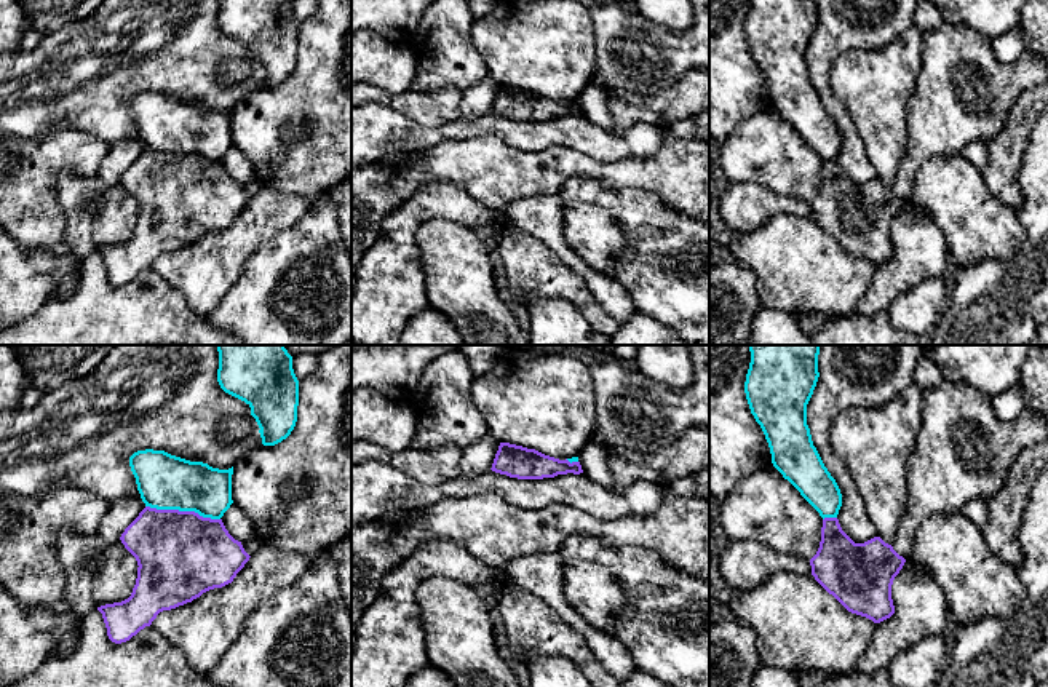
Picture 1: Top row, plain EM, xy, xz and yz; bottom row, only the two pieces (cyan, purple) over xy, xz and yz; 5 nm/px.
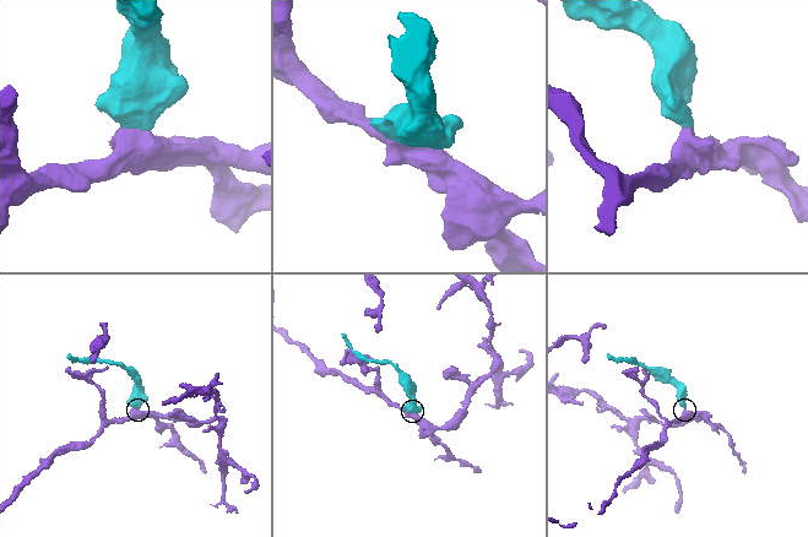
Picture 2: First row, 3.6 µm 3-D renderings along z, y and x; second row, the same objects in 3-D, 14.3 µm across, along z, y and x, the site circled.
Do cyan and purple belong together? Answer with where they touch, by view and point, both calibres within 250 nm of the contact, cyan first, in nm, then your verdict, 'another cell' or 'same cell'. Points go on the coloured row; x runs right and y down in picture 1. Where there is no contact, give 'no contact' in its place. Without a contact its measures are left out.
xy (182, 510) | 280/440 nm | another cell

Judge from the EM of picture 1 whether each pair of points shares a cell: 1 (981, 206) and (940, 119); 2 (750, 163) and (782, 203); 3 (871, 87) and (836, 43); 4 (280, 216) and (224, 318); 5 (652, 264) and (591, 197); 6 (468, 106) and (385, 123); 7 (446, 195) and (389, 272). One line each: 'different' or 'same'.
1: different
2: different
3: different
4: different
5: same
6: different
7: same

